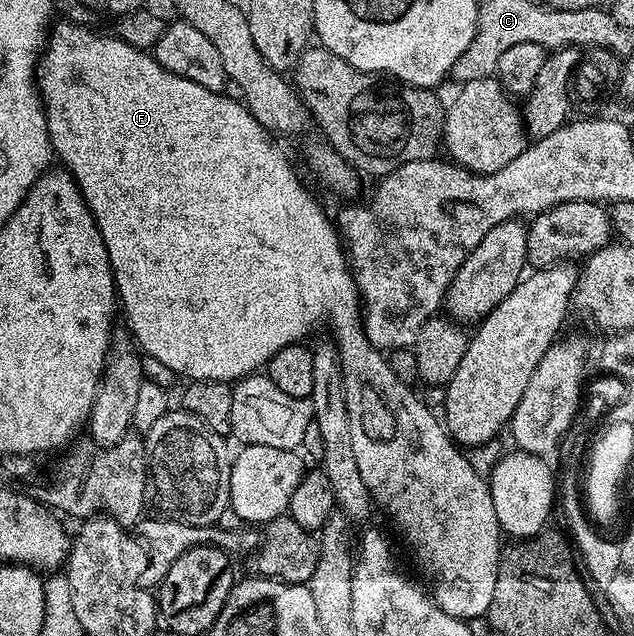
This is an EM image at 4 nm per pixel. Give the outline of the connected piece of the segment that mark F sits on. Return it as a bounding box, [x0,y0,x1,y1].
[36,21,502,620]

